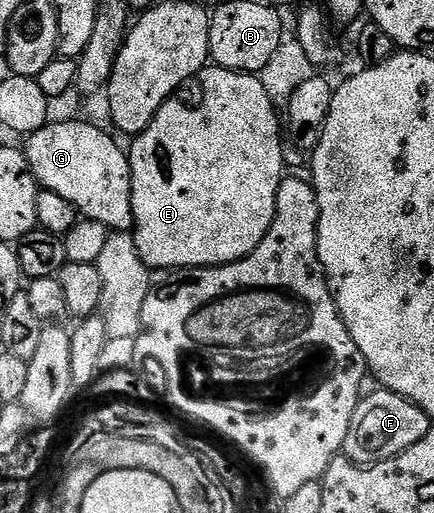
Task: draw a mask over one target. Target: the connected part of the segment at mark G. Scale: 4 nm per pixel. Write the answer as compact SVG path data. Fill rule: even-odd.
M48 121L46 126L33 132L26 139L25 153L27 163L40 187L49 192L57 192L75 206L83 218L97 220L97 224L105 224L108 231L130 231L136 225L131 203L131 160L126 149L122 150L99 126L90 126L87 122L55 122Z

